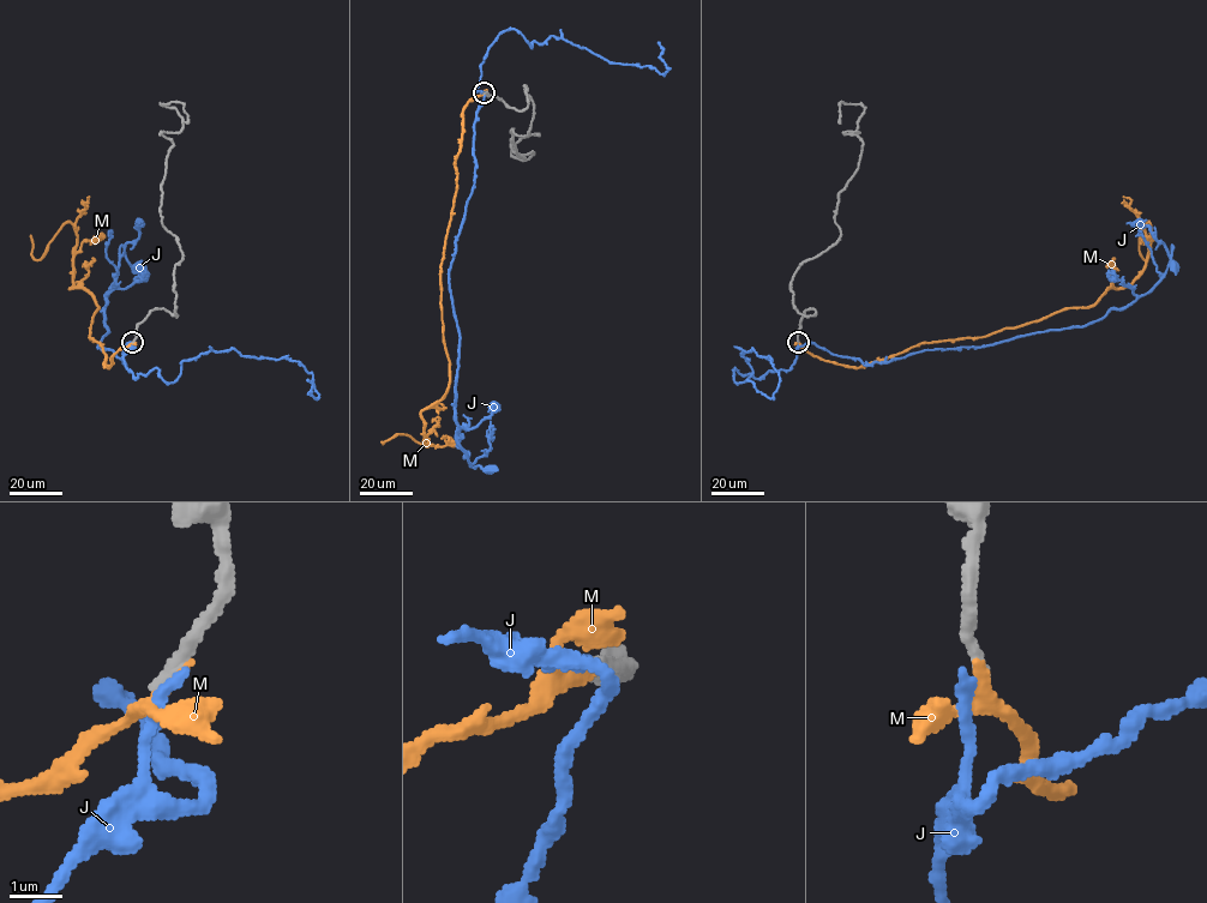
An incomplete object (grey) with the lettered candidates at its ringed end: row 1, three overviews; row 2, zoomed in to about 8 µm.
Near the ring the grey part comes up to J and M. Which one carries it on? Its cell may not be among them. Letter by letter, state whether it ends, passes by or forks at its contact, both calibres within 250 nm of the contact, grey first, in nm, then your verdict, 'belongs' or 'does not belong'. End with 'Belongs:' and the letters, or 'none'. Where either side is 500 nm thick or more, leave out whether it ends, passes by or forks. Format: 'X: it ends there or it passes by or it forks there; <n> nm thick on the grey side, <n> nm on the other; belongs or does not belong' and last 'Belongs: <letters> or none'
J: it ends there; 240 nm thick on the grey side, 240 nm on the other; does not belong
M: it passes by; 280 nm thick on the grey side, 200 nm on the other; does not belong
Belongs: none

